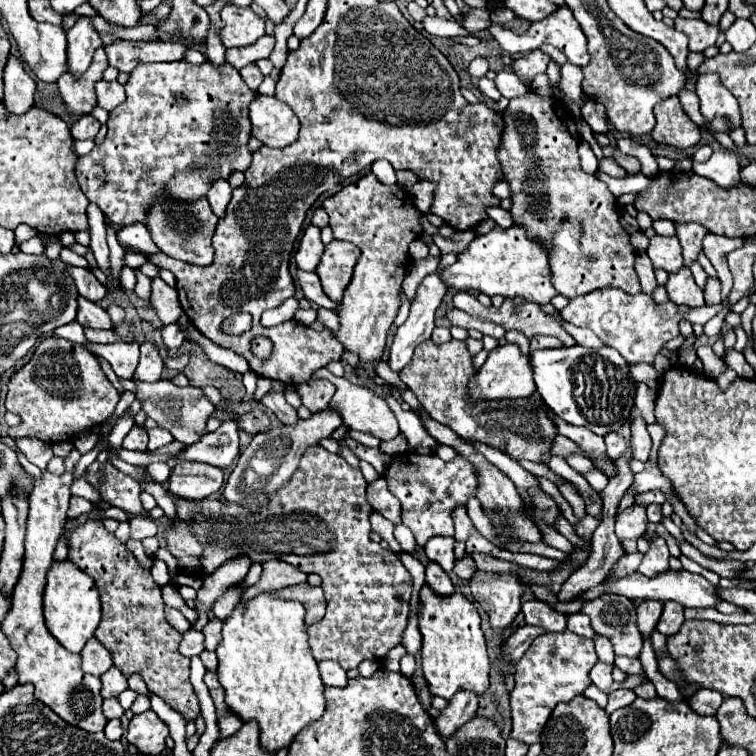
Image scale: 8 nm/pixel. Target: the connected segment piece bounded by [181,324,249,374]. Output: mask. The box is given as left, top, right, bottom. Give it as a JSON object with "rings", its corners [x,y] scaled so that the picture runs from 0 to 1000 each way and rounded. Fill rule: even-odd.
{"rings":[[[250,429],[247,434],[239,434],[239,442],[245,444],[245,450],[255,450],[258,455],[263,455],[271,463],[271,468],[276,471],[276,476],[282,476],[284,481],[292,481],[292,484],[298,484],[308,492],[319,492],[319,495],[329,489],[329,481],[321,471],[316,471],[300,460],[284,458],[276,447],[271,447],[266,439],[261,439],[261,434],[255,429]]]}

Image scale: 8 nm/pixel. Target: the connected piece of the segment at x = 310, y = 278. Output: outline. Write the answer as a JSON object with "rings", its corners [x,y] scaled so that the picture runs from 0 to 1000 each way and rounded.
{"rings":[[[393,357],[393,370],[396,370],[396,378],[403,389],[406,397],[417,399],[419,405],[427,405],[427,407],[435,407],[443,413],[446,407],[446,399],[435,397],[427,384],[425,384],[425,373],[422,373],[422,365],[417,360],[403,360],[403,357]]]}

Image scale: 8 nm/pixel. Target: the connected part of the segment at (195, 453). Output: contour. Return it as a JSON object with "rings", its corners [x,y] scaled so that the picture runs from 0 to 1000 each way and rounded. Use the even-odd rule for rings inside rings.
{"rings":[[[295,558],[284,571],[274,571],[266,585],[258,585],[231,606],[224,606],[224,619],[231,619],[237,611],[269,611],[287,619],[303,619],[316,601],[315,569],[311,558]]]}

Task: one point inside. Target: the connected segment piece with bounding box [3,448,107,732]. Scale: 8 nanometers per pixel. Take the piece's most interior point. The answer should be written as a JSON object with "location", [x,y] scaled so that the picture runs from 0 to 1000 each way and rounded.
{"location":[74,890]}

